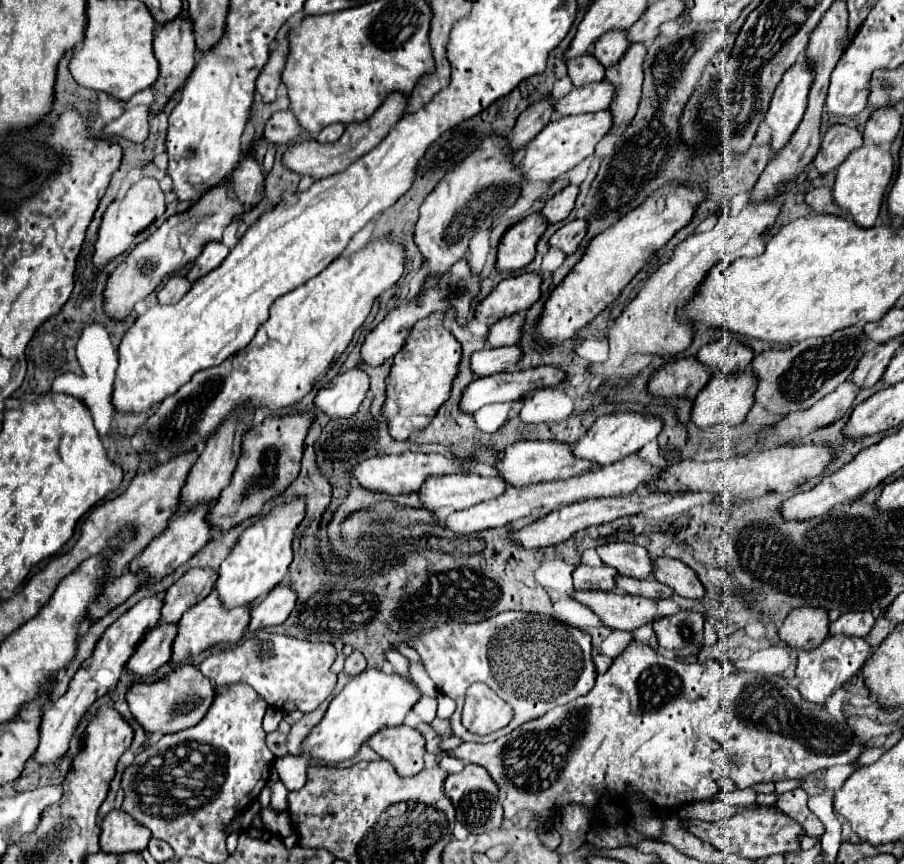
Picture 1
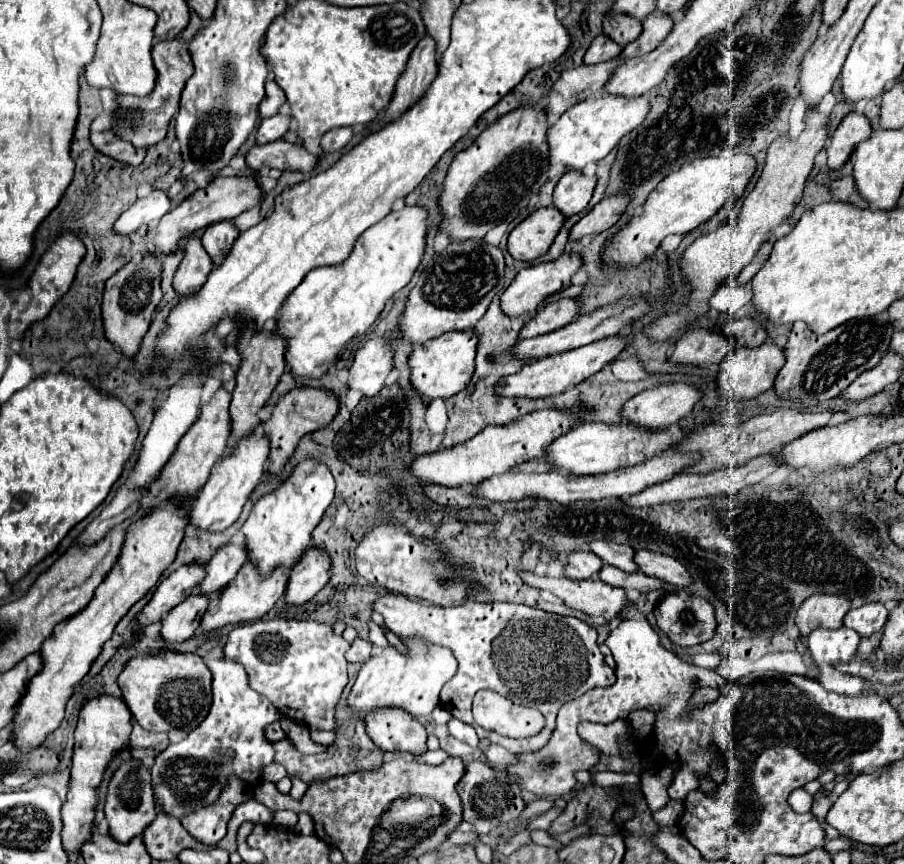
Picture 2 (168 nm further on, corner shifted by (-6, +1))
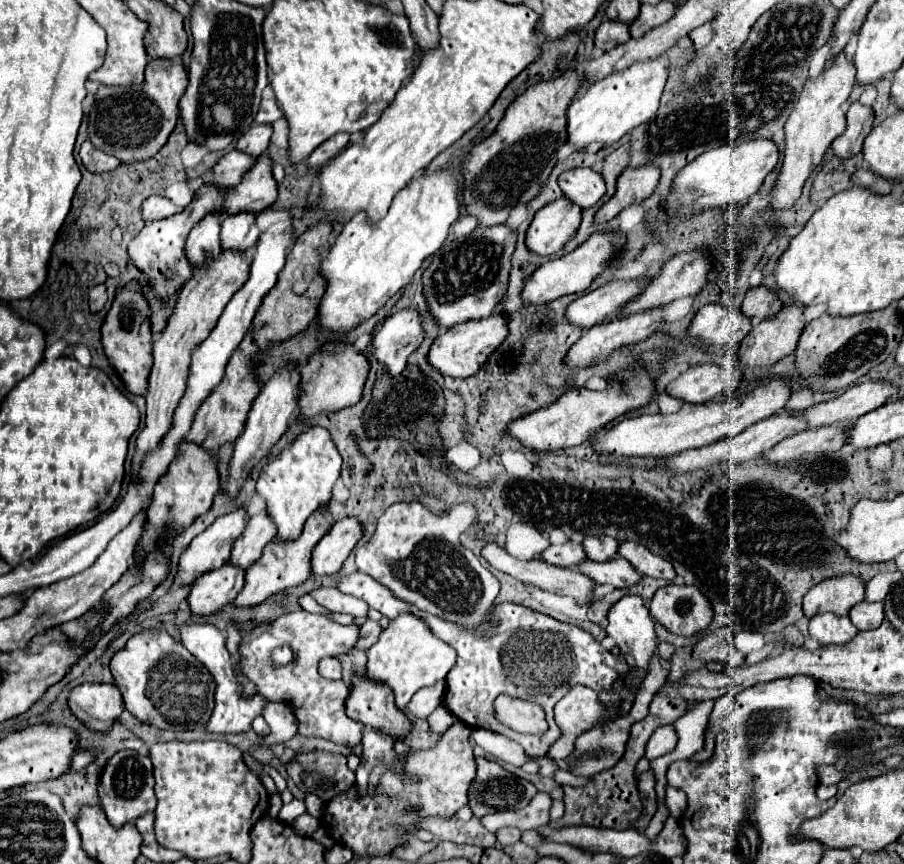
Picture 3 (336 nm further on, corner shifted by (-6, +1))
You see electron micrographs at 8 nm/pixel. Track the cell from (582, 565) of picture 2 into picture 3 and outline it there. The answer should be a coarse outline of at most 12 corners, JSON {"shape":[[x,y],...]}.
{"shape":[[568,540],[550,544],[542,558],[554,566],[578,566],[586,554]]}

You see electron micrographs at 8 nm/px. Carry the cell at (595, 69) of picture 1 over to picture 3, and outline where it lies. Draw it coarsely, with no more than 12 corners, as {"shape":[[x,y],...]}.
{"shape":[[604,20],[596,30],[596,48],[612,50],[630,40],[628,24]]}

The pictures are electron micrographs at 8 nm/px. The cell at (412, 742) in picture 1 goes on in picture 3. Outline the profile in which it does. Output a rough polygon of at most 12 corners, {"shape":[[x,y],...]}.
{"shape":[[354,674],[346,714],[392,738],[412,730],[384,682]]}

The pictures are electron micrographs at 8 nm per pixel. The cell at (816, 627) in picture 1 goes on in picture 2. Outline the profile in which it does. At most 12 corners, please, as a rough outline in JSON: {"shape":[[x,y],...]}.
{"shape":[[834,594],[806,598],[796,626],[806,638],[816,628],[842,626],[850,600]]}

